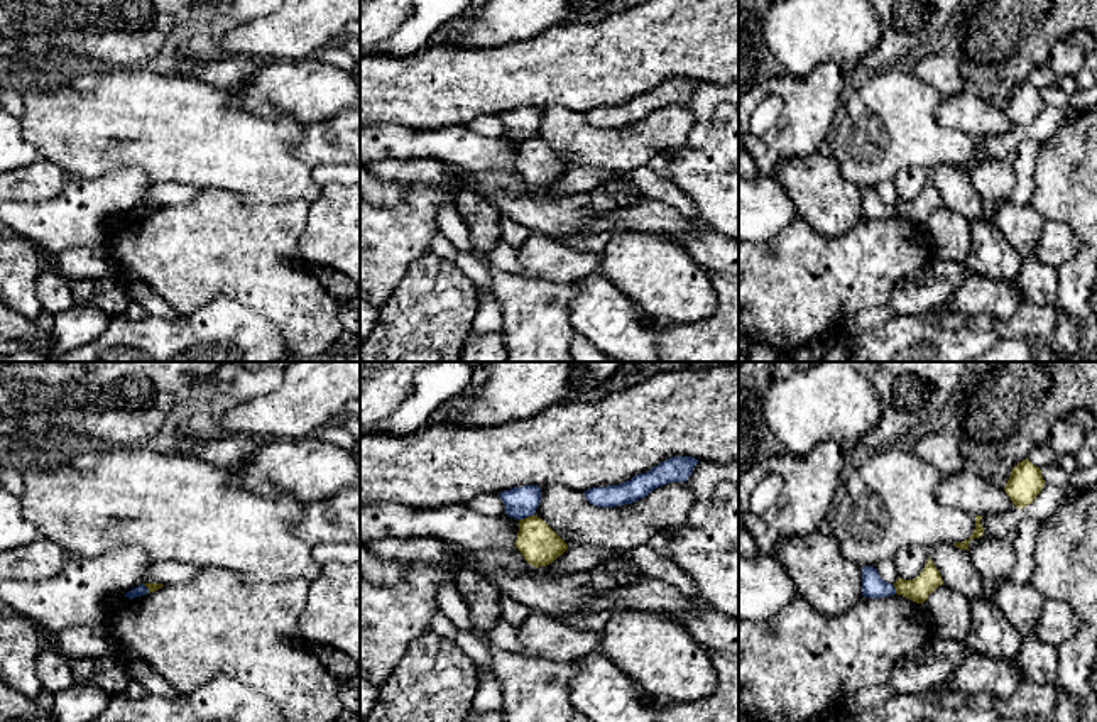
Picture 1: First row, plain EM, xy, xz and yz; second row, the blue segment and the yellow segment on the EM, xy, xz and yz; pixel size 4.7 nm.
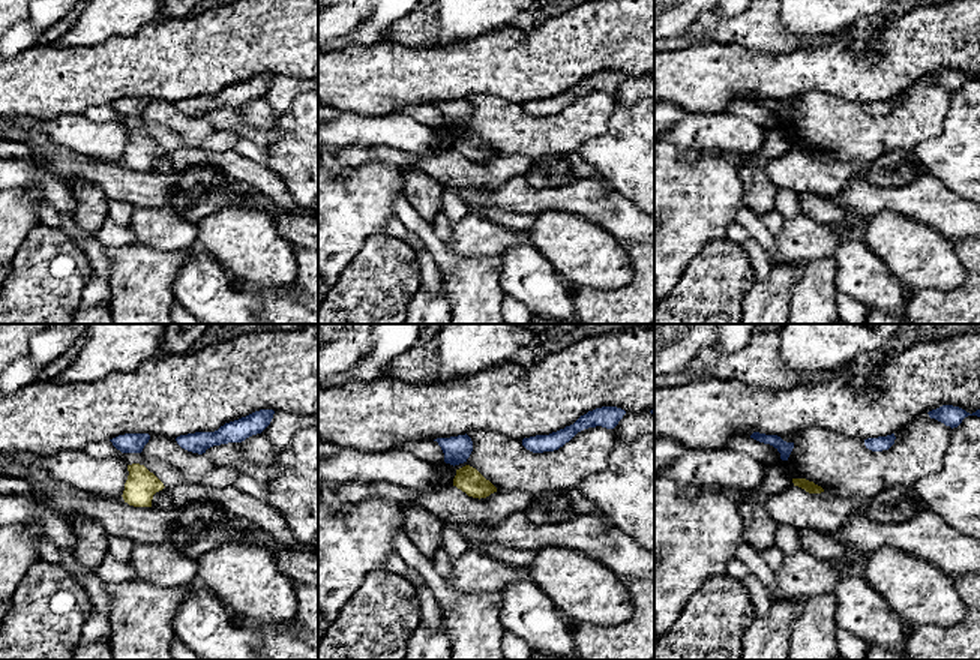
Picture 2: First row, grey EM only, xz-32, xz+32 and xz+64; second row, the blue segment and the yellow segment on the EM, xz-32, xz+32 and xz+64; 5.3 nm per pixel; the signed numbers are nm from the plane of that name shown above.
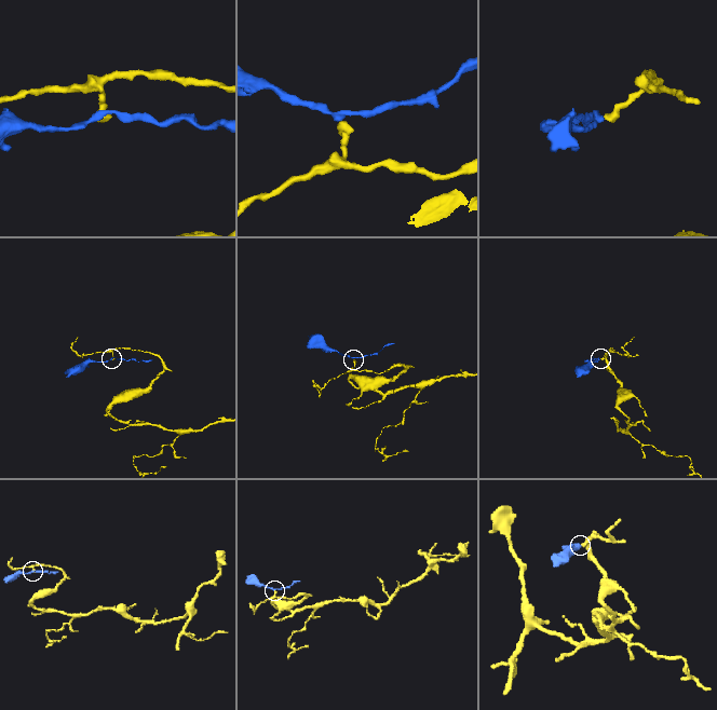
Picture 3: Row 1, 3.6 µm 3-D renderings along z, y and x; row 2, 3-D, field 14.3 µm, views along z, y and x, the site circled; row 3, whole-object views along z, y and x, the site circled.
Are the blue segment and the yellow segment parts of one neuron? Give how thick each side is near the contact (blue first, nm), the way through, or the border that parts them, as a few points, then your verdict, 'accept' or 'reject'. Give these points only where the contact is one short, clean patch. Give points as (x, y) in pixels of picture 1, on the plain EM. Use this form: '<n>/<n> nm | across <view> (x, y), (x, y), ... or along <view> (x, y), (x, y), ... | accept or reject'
150/190 nm | along xz (533, 136), (519, 142) | reject

